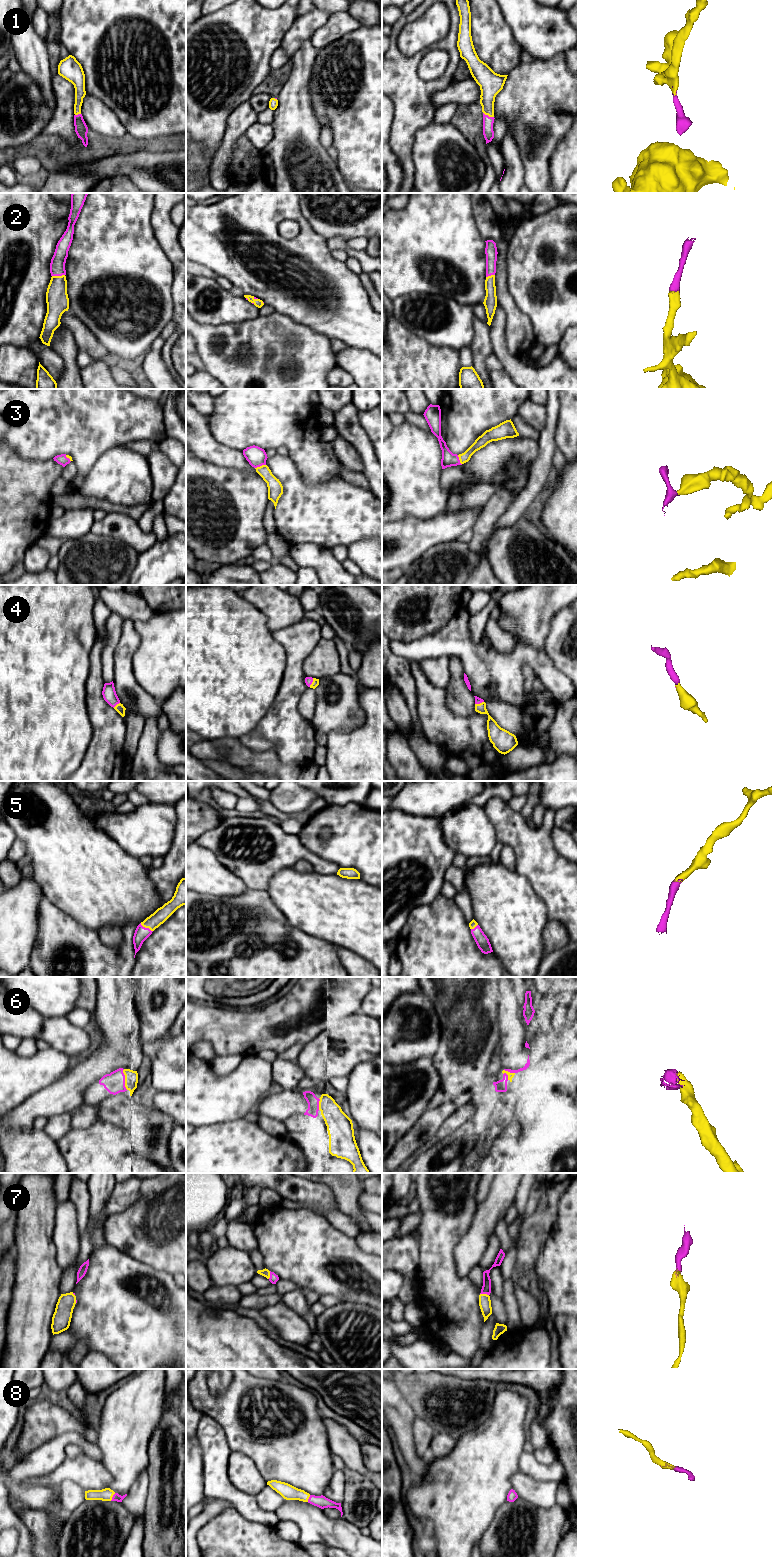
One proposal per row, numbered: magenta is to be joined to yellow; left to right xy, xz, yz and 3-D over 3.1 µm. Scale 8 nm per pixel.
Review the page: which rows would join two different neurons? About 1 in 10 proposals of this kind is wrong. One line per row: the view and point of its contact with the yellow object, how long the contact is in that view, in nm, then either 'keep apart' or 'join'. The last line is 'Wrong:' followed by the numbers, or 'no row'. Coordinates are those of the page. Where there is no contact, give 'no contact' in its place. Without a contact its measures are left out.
1: meets yellow in yz at (488, 115); contact 100 nm long; join
2: meets yellow in xy at (58, 276); contact 110 nm long; join
3: meets yellow in xz at (260, 466); contact 90 nm long; join
4: meets yellow in xz at (312, 682); contact 80 nm long; join
5: meets yellow in xy at (146, 927); contact 120 nm long; join
6: meets yellow in xy at (125, 1079); contact 170 nm long; join
7: meets yellow in yz at (484, 1294); contact 70 nm long; join
8: meets yellow in xy at (112, 1496); contact 80 nm long; join
Wrong: no row

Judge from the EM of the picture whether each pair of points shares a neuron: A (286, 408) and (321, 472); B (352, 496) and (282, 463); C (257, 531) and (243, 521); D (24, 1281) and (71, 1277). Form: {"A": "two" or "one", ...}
{"A": "one", "B": "one", "C": "one", "D": "two"}

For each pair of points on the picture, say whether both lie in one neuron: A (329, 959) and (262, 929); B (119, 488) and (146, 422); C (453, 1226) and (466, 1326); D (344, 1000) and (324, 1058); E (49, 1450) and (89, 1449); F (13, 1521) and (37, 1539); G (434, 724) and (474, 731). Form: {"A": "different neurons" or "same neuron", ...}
{"A": "same neuron", "B": "different neurons", "C": "same neuron", "D": "different neurons", "E": "same neuron", "F": "different neurons", "G": "same neuron"}

